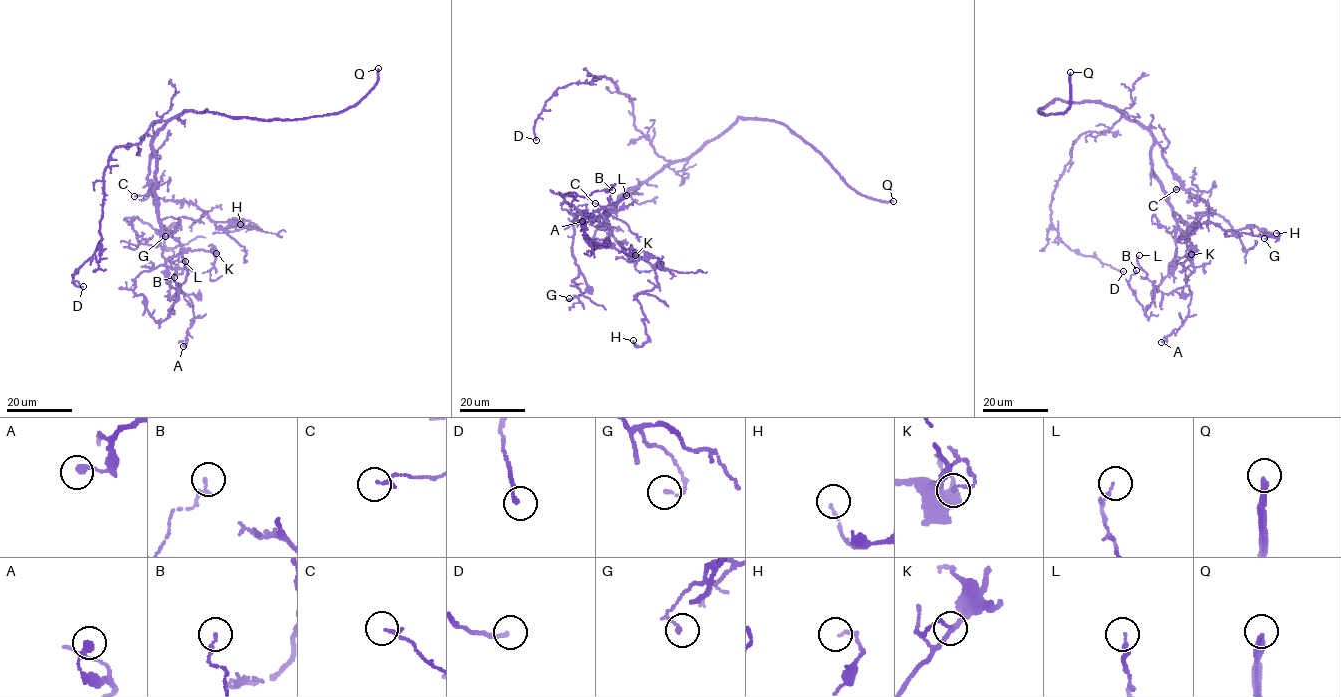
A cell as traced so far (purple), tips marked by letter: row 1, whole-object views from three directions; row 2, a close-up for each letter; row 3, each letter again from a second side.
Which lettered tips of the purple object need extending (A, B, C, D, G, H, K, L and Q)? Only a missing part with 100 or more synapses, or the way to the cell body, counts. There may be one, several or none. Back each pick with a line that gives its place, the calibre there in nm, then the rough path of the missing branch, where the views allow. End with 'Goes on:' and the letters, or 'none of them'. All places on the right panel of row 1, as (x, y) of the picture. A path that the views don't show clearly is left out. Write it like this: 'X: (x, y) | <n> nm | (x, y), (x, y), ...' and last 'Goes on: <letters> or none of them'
Q: (1070, 72) | 280 nm
Goes on: Q

